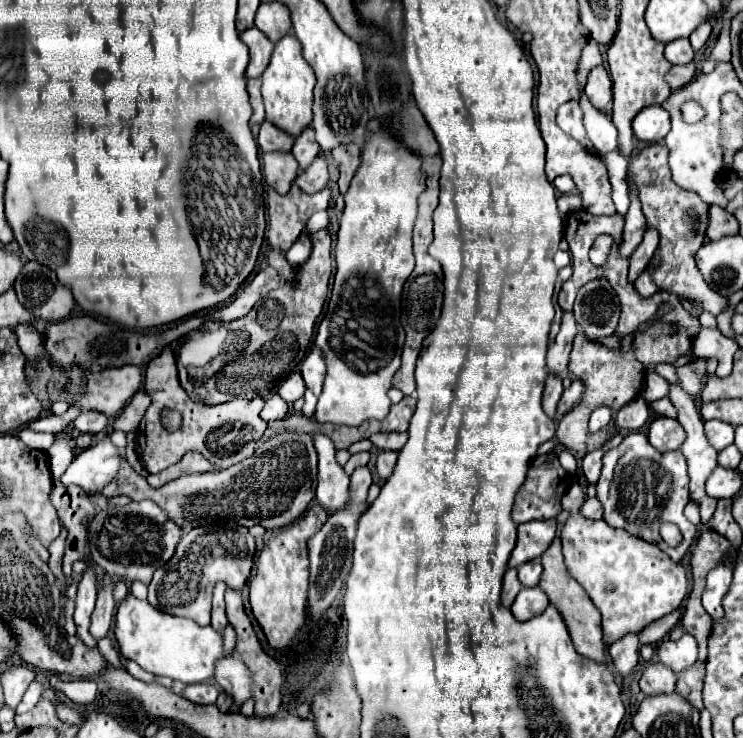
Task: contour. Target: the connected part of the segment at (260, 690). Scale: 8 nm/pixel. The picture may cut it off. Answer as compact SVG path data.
M227 588L225 592L225 602L227 602L227 618L229 622L233 624L235 632L237 632L237 652L241 656L241 660L249 666L249 670L253 672L253 680L255 680L255 716L257 718L273 718L279 714L281 710L281 684L283 684L283 674L281 674L281 668L279 664L263 650L255 630L253 630L253 624L249 620L249 616L245 614L245 608L243 608L243 600L241 600L241 592L239 590L231 590Z

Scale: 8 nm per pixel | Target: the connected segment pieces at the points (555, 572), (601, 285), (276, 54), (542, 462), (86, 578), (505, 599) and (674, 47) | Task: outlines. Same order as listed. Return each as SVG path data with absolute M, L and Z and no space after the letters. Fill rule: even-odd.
M555 538L553 544L547 548L547 552L541 556L541 564L545 566L545 572L541 574L541 588L547 592L549 600L561 608L561 614L565 616L565 622L569 624L569 634L573 640L575 650L597 662L597 664L607 664L607 654L605 654L605 644L603 644L603 630L601 630L601 614L585 594L585 590L567 574L567 568L563 564L561 556L561 540Z
M605 280L585 284L575 298L575 320L589 340L609 336L617 328L619 298Z
M293 34L283 36L275 44L271 62L261 76L261 82L263 82L261 84L261 94L263 94L267 120L273 122L283 132L289 132L291 136L299 136L299 132L305 130L311 124L311 118L313 118L311 104L313 104L315 72L305 62L305 58L301 54L301 44L297 44L297 38Z
M545 454L545 456L535 456L531 462L531 468L527 472L525 484L519 488L513 504L513 520L517 524L521 522L531 522L531 520L549 520L555 518L561 512L561 496L567 492L571 480L567 478L567 472L561 468L557 454Z
M87 568L85 574L81 576L79 582L79 592L77 592L77 608L75 608L75 624L77 624L77 636L83 640L85 646L95 648L97 640L89 634L89 624L91 624L91 614L95 610L95 596L97 596L97 576L93 568Z
M509 568L503 578L503 590L501 590L501 602L505 608L509 608L517 596L517 592L523 588L523 584L517 578L517 570Z
M673 40L665 44L665 58L671 64L687 64L693 60L693 48L689 40Z

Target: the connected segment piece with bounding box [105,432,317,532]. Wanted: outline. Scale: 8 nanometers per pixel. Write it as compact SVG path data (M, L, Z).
M285 432L257 446L253 456L243 462L217 472L207 474L185 474L161 488L151 488L125 460L121 472L105 488L105 496L131 496L135 500L153 500L159 504L177 524L189 532L195 526L233 522L241 526L261 524L263 528L281 528L301 516L315 496L317 488L317 452L313 438L305 434Z

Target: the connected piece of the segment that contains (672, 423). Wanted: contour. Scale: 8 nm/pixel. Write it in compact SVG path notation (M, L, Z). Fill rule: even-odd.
M659 416L649 424L649 442L659 452L677 450L685 442L685 430L677 420Z

